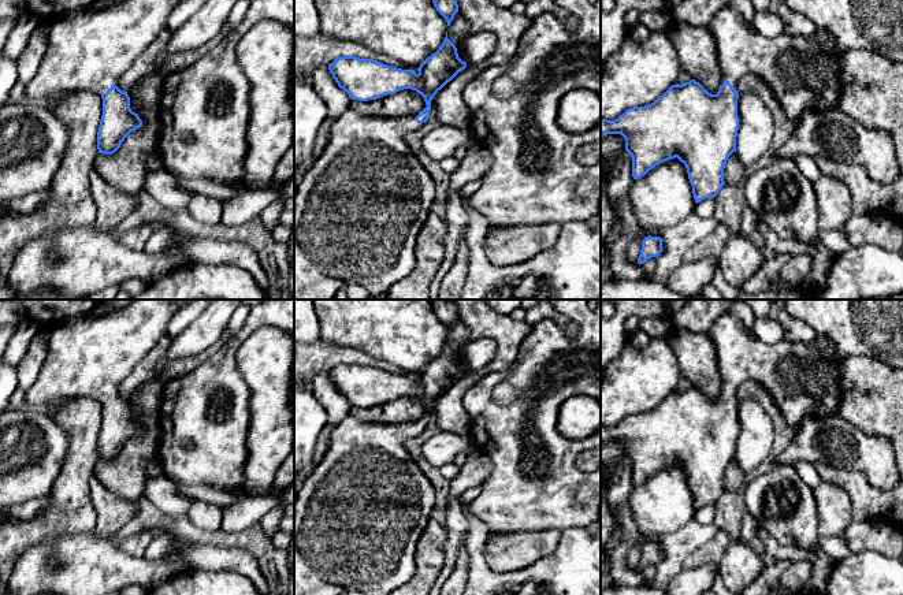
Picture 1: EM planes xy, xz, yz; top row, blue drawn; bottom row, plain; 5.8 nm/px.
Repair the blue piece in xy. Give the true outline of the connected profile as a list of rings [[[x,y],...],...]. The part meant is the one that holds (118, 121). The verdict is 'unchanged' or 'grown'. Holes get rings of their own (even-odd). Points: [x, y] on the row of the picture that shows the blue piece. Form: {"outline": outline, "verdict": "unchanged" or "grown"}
{"outline": [[[123,0],[97,11],[92,7],[68,12],[52,22],[49,44],[36,77],[26,85],[26,100],[38,103],[66,92],[92,90],[103,98],[97,131],[99,153],[115,153],[125,138],[142,126],[130,108],[127,92],[118,88],[120,75],[133,60],[166,29],[172,10],[183,0]]], "verdict": "grown"}

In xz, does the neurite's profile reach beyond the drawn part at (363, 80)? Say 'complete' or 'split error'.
split error

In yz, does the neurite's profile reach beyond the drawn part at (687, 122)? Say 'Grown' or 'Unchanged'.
Grown

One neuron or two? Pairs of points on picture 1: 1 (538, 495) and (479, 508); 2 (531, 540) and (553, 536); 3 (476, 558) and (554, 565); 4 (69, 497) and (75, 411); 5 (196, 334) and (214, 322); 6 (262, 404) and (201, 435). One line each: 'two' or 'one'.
1: one
2: one
3: one
4: one
5: one
6: two

